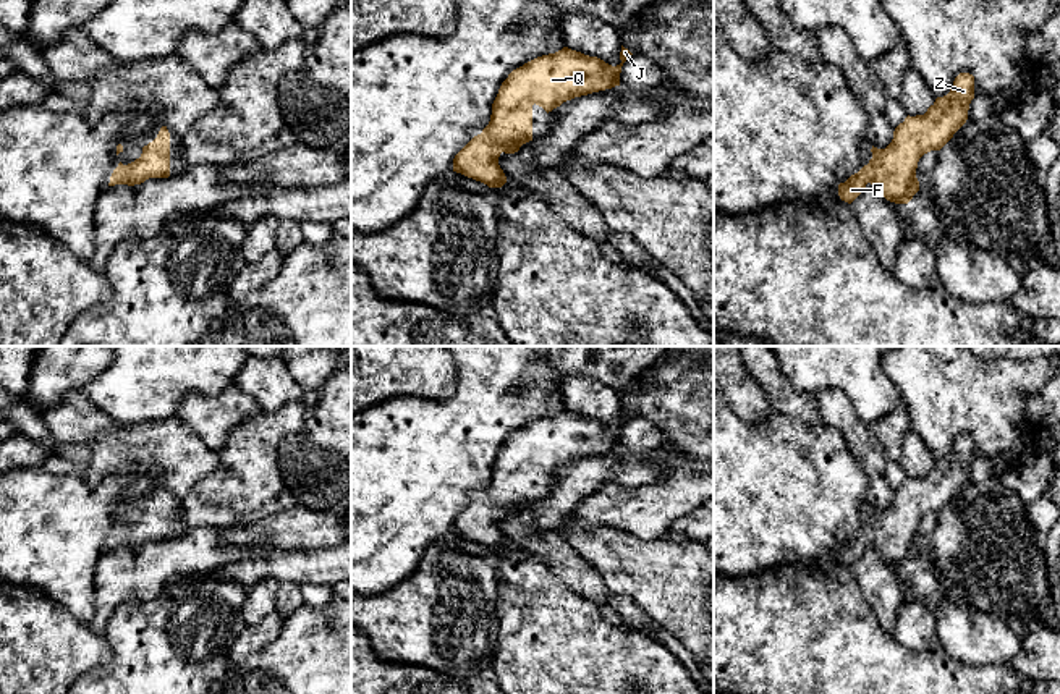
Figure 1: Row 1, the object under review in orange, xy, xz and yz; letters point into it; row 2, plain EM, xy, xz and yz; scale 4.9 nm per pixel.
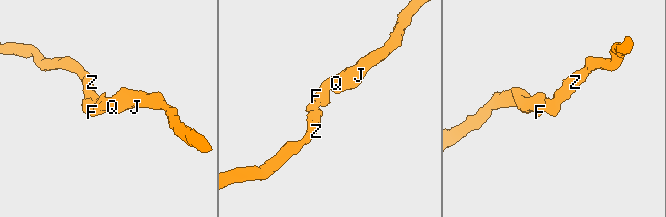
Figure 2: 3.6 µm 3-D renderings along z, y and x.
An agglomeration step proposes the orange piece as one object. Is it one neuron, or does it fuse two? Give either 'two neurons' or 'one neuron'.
one neuron

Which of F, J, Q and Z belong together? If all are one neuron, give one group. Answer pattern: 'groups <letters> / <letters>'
groups F J Q Z

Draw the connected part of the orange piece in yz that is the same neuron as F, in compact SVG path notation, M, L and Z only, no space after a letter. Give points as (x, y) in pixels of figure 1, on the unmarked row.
M960 435L950 455L937 459L924 477L908 477L895 490L885 511L872 508L869 526L838 547L840 561L851 566L871 545L887 563L908 566L919 553L919 521L931 513L940 513L953 500L968 482L973 461L974 438Z

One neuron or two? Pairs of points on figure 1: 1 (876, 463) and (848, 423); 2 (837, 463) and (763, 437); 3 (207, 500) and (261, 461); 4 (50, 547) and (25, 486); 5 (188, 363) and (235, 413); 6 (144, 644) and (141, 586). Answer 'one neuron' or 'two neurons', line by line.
1: one neuron
2: one neuron
3: one neuron
4: one neuron
5: two neurons
6: two neurons

